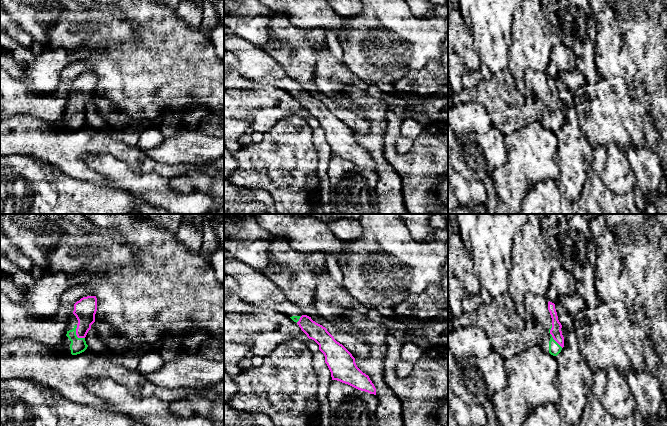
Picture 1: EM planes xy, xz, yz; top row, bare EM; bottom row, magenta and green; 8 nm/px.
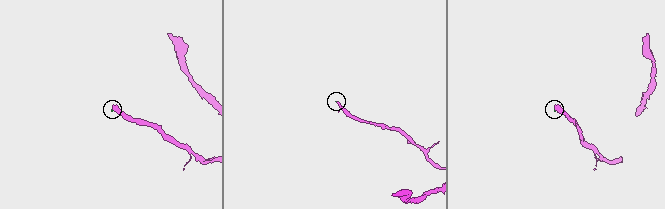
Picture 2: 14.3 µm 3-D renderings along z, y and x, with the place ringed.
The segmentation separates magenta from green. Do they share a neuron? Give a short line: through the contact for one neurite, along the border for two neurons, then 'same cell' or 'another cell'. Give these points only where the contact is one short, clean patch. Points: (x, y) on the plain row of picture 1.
same cell

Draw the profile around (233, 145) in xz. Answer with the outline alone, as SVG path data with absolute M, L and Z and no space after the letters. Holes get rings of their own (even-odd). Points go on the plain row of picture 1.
M226 140L224 142L224 145L228 148L228 150L234 154L236 151L238 151L241 148L241 145L239 141L237 140Z

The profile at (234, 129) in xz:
M224 118L224 142L239 140L251 128L251 121L247 119Z

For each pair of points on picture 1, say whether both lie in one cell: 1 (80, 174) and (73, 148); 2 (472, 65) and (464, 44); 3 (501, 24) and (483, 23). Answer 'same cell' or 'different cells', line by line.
1: same cell
2: same cell
3: same cell

